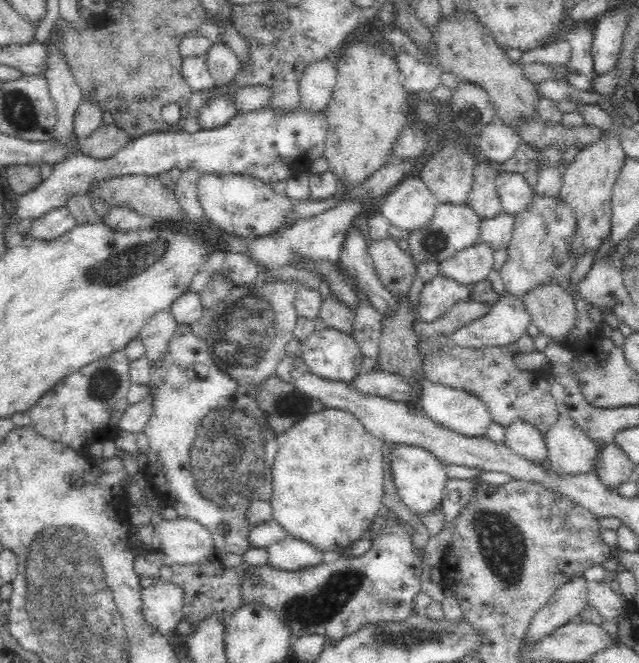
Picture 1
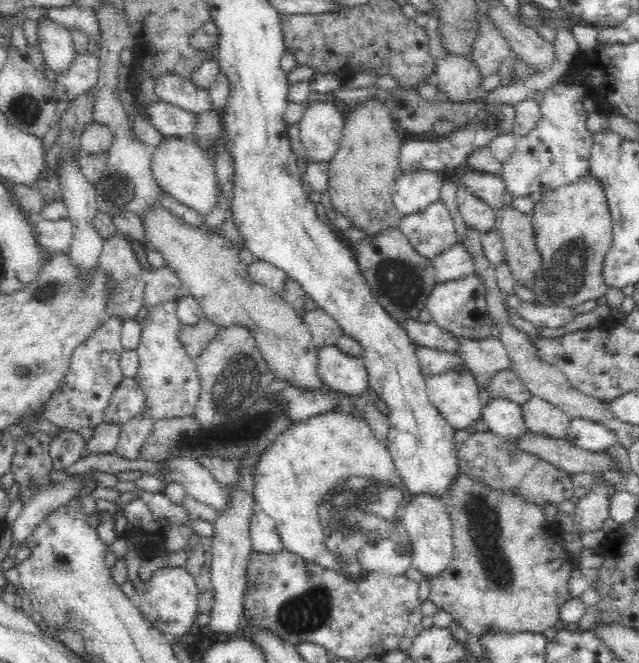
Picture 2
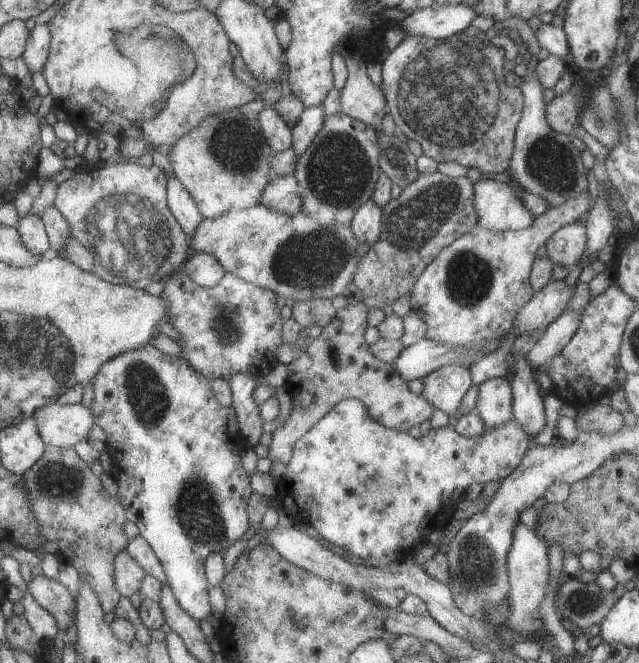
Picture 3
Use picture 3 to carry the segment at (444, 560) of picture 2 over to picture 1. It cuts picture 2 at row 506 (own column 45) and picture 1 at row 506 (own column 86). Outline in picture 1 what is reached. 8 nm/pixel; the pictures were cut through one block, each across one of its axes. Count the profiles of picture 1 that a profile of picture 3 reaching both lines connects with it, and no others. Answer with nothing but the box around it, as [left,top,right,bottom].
[390,444,446,514]

